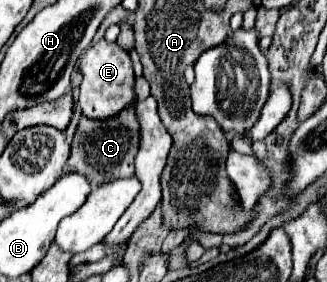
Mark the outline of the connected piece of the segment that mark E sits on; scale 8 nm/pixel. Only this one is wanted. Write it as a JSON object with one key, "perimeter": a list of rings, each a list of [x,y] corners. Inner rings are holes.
{"perimeter":[[[101,38],[95,42],[79,60],[79,70],[83,74],[81,86],[79,86],[79,110],[89,114],[91,118],[107,118],[117,114],[117,110],[123,110],[123,106],[131,104],[135,100],[133,94],[133,66],[129,52],[121,48],[117,42],[107,42]]]}

